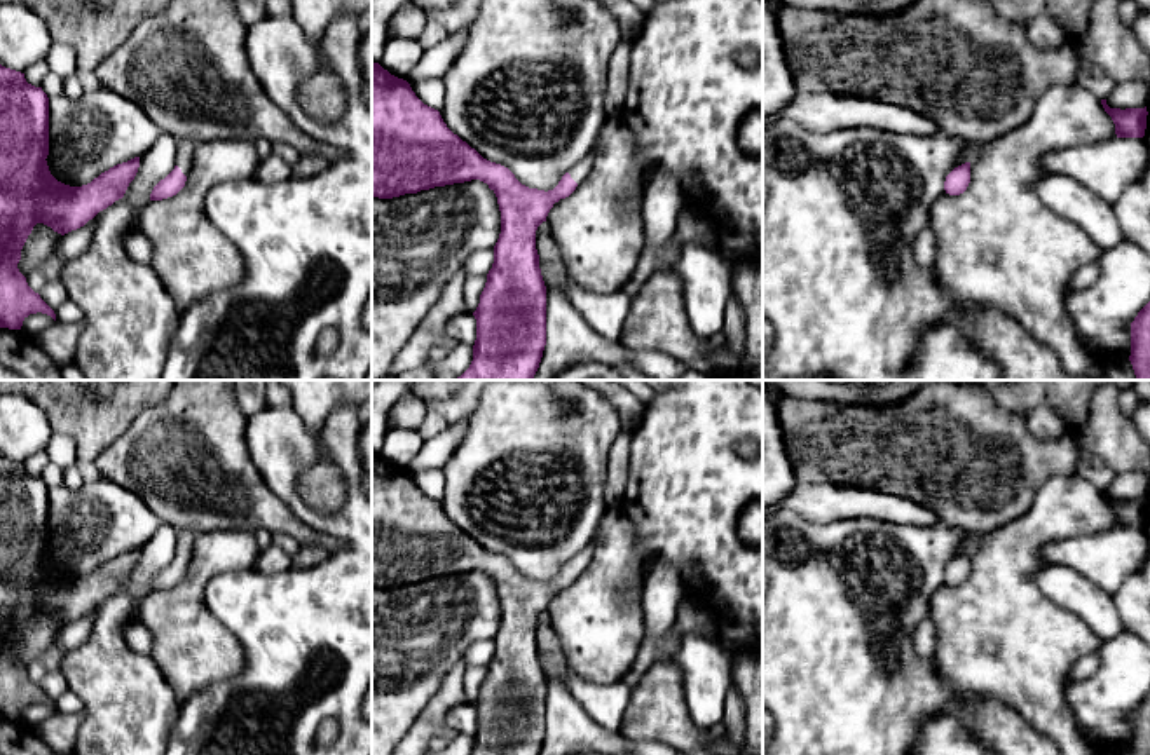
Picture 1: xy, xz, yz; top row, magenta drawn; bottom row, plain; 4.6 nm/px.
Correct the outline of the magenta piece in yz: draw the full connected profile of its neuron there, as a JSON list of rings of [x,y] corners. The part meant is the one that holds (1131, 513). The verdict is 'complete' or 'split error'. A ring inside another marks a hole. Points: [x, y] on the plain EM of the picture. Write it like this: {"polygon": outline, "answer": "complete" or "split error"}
{"polygon": [[[1101,490],[1105,502],[1115,514],[1117,528],[1143,528],[1147,520],[1147,497],[1145,499],[1110,499],[1106,490]]], "answer": "complete"}

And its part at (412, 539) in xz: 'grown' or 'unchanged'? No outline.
grown

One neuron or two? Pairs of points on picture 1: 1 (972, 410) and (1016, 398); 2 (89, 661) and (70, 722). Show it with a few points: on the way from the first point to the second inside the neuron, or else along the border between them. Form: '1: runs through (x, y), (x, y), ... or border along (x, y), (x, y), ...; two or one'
1: border along (990, 398), (1025, 417); two
2: border along (82, 712), (82, 722), (75, 736); two

